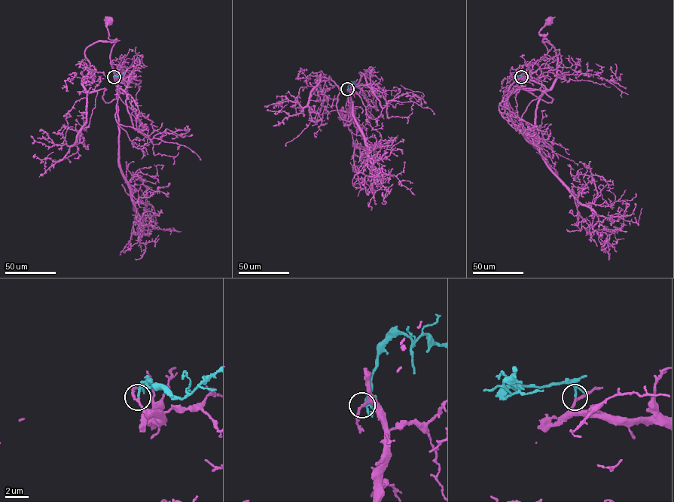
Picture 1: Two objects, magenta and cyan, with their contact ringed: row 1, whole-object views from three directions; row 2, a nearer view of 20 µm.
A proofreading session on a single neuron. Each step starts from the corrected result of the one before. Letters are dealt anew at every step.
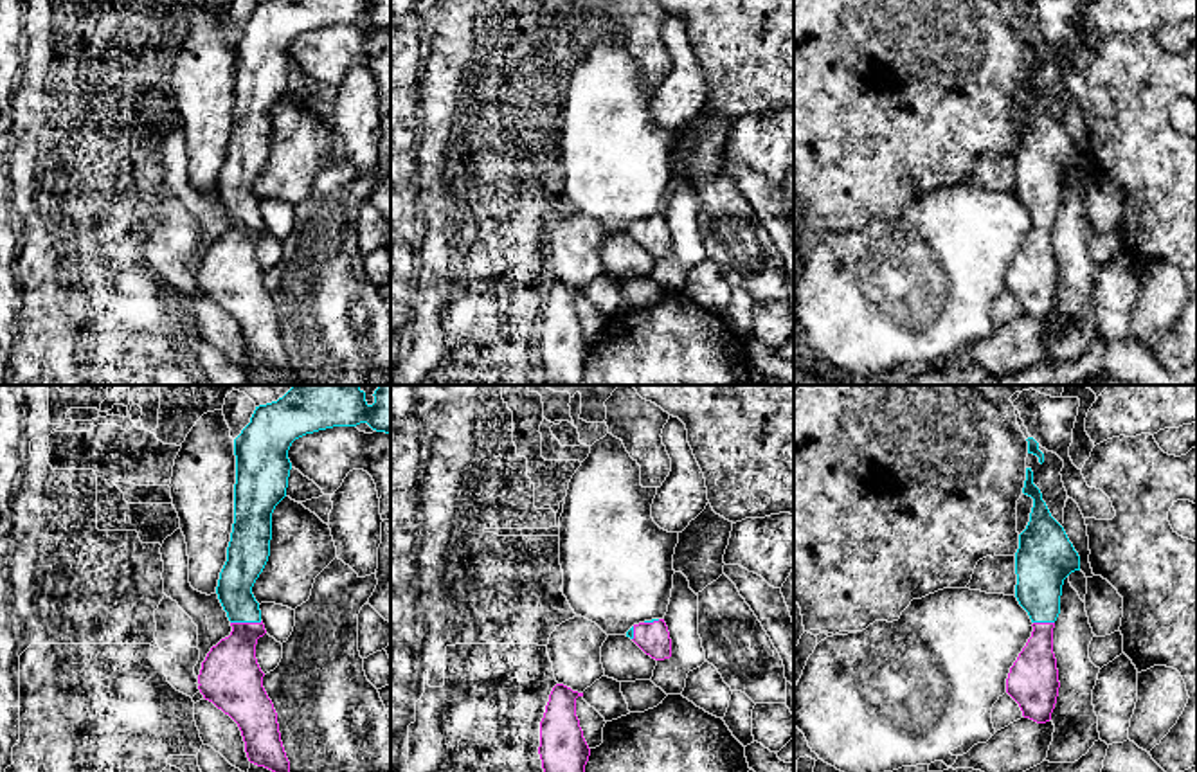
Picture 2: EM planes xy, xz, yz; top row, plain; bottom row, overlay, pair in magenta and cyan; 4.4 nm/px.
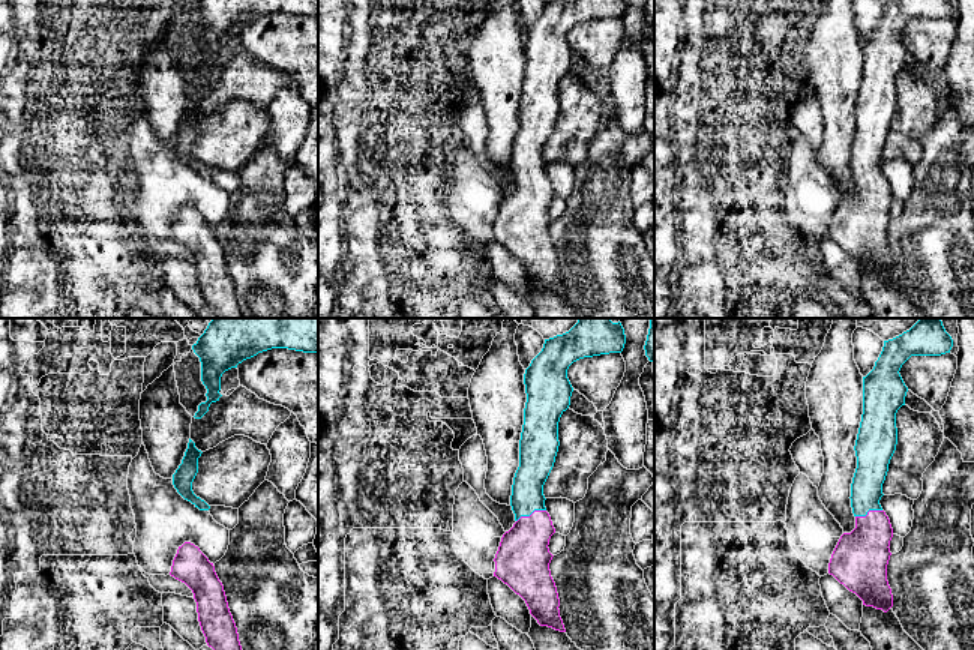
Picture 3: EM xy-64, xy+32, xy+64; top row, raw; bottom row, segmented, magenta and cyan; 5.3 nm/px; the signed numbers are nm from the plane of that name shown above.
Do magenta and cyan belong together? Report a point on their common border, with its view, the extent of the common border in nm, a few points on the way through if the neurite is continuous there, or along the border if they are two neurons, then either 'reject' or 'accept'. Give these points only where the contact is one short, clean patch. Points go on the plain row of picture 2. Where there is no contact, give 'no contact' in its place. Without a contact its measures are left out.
contact xy (245, 220); length 140 nm; way xy (231, 274), (245, 220), (242, 166); accept

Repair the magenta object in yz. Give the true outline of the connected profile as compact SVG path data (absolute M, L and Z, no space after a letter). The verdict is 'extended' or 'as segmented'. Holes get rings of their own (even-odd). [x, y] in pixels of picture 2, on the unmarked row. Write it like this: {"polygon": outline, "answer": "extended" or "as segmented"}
{"polygon": "M1026 65L1022 90L1033 95L1033 104L1019 131L1015 194L1028 209L1033 229L1010 265L1006 290L1019 301L1024 315L1046 320L1060 284L1053 225L1060 211L1064 176L1080 167L1080 153L1033 81L1031 65Z", "answer": "extended"}

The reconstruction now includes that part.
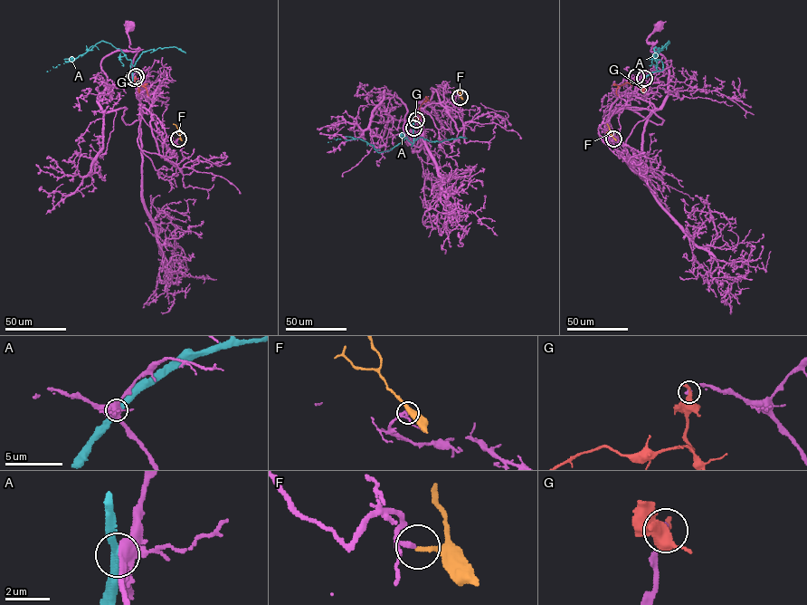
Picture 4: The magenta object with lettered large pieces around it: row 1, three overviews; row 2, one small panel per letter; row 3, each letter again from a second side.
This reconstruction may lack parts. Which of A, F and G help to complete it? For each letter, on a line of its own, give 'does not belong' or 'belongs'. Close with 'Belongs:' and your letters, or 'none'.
A: does not belong
F: belongs
G: does not belong
Belongs: F

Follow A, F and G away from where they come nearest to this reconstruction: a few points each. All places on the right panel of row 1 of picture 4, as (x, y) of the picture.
A: (644, 78), (663, 69), (662, 62), (655, 53), (669, 41), (655, 55), (659, 72)
F: (614, 139), (606, 124)
G: (636, 76), (636, 82), (619, 86), (616, 91), (618, 95)

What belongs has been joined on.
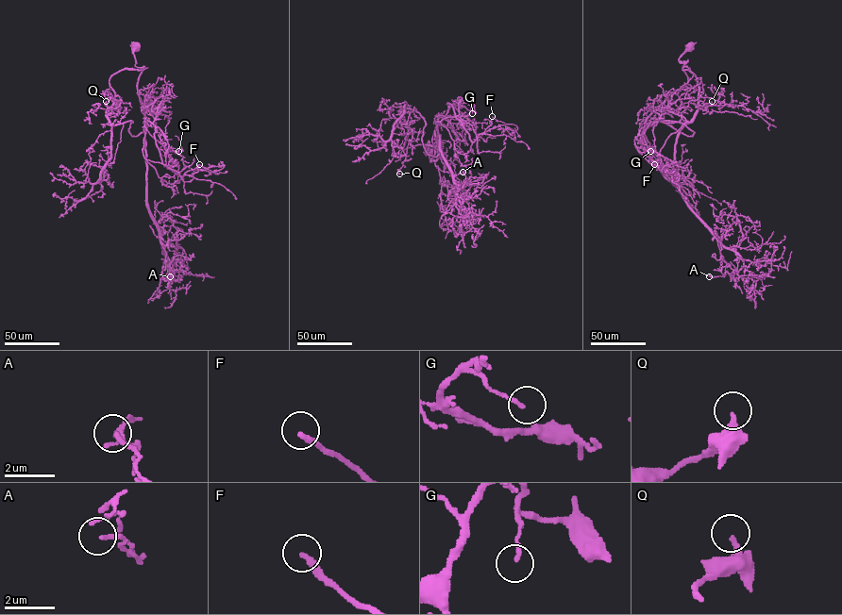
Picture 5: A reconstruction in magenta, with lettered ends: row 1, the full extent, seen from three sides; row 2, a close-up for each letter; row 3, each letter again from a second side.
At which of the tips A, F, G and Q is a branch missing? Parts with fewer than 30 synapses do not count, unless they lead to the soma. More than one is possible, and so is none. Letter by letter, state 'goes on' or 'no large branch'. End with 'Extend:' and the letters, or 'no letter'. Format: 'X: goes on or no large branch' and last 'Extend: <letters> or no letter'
A: no large branch
F: goes on
G: no large branch
Q: no large branch
Extend: F

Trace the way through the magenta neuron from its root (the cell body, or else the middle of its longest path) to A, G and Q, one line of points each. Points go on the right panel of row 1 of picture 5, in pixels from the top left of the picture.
A: (689, 47), (679, 60), (696, 77), (698, 108), (680, 130), (673, 177), (726, 261), (724, 275), (709, 276)
G: (689, 47), (679, 60), (696, 77), (697, 111), (690, 122), (656, 122), (655, 151), (650, 151)
Q: (689, 47), (679, 60), (687, 83), (664, 104), (676, 112), (712, 101)

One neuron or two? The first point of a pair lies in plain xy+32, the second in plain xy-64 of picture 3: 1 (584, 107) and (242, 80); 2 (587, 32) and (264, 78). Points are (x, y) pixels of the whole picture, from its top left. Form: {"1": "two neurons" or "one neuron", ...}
{"1": "two neurons", "2": "two neurons"}

